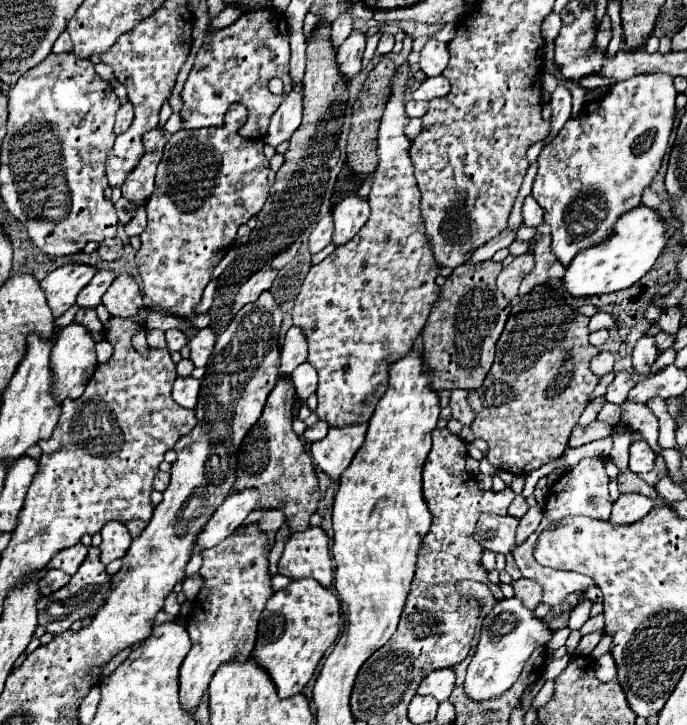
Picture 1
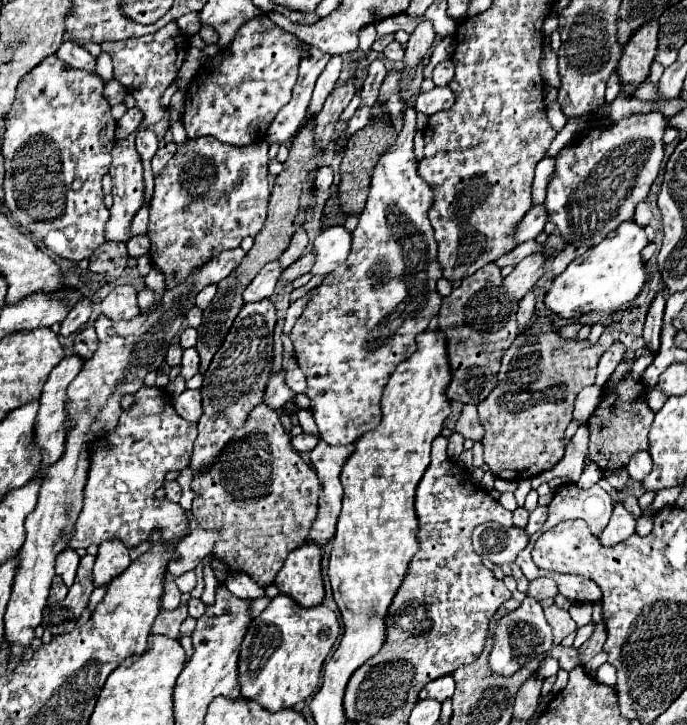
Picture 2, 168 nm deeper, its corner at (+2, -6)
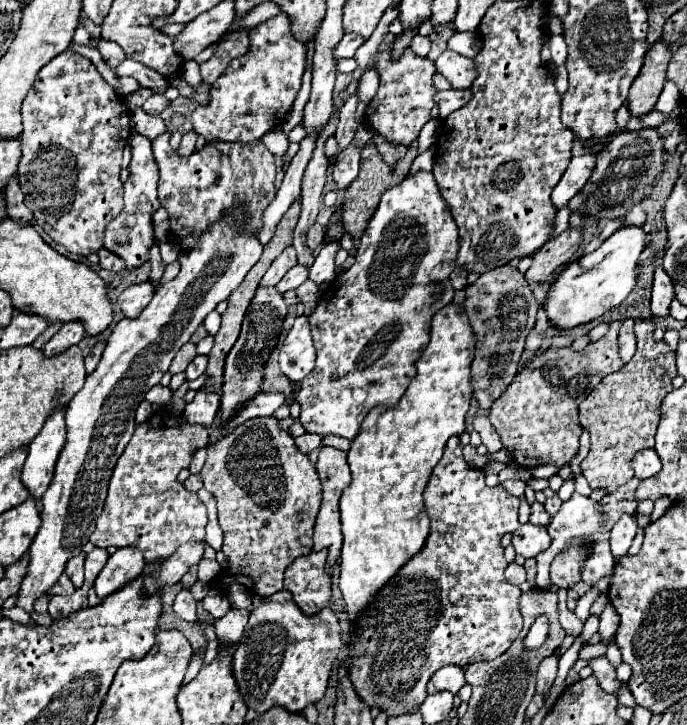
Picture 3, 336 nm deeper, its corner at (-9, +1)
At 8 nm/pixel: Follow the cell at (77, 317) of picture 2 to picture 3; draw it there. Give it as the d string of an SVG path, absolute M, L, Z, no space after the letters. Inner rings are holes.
M66 322L42 348L44 356L52 358L66 352L70 346L76 346L84 338L84 328L80 322Z

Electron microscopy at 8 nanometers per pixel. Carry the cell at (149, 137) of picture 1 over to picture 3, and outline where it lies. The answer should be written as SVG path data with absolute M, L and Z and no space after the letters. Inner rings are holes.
M140 106L132 108L132 128L134 128L134 132L138 132L150 140L168 130L160 116L150 116Z

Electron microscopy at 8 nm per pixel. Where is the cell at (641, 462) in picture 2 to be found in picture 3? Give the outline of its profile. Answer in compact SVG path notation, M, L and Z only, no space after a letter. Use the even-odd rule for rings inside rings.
M646 448L646 450L636 452L636 456L632 458L632 470L636 478L646 480L650 476L656 476L662 470L662 462L654 450Z

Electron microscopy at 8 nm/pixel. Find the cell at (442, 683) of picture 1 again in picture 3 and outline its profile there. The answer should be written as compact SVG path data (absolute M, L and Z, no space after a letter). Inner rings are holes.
M444 666L444 668L436 670L432 680L428 682L428 694L434 694L438 690L448 690L448 692L456 694L464 684L466 684L466 680L464 680L464 670L462 668Z

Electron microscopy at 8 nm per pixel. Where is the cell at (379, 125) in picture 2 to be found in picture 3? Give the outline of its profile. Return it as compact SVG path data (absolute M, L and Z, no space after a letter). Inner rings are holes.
M410 146L406 156L396 164L396 168L390 168L380 152L376 148L364 148L362 150L362 162L360 162L360 174L358 178L346 188L346 196L344 196L344 212L342 212L342 222L344 222L344 230L358 242L360 234L364 234L364 228L368 224L368 220L374 216L376 212L376 204L380 202L380 196L388 190L394 188L400 180L404 180L404 176L408 174L414 158L418 156L418 146Z

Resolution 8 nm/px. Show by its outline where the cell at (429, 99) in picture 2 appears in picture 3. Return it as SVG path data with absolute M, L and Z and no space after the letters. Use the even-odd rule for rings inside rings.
M442 90L436 94L436 104L440 108L440 116L446 118L450 116L454 110L462 108L464 104L468 104L468 100L472 98L472 90Z

